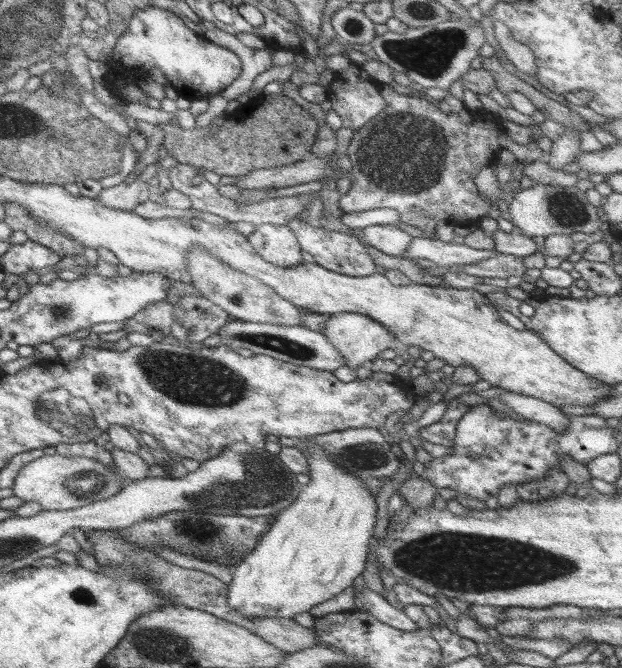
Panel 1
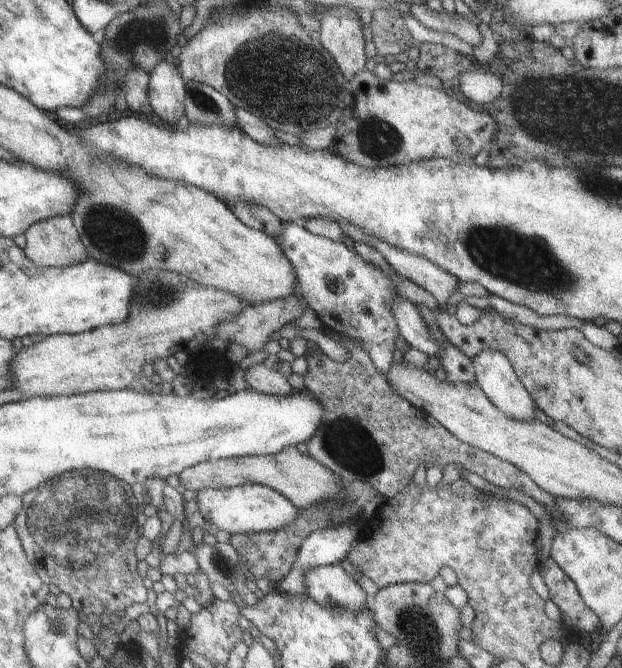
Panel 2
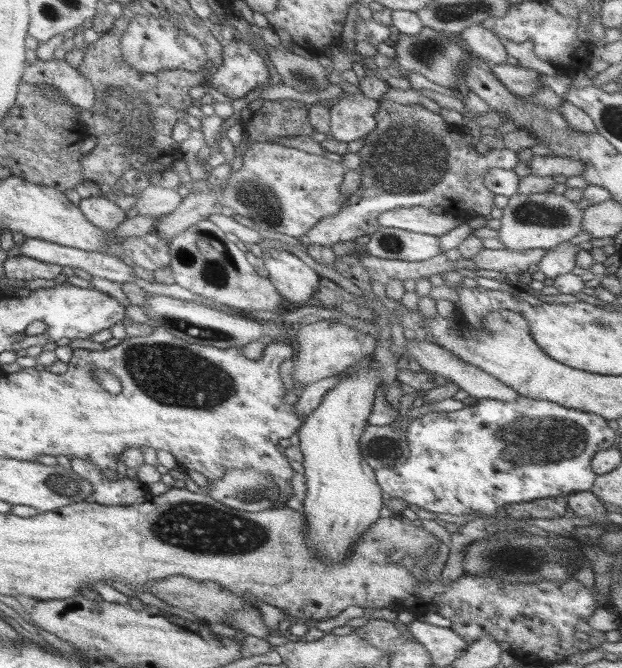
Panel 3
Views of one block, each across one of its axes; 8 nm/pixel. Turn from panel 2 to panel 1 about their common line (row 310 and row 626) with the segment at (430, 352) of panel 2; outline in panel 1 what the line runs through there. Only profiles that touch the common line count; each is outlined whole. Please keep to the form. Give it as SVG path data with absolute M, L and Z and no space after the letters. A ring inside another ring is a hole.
M363 588L361 593L356 594L354 589L354 610L361 610L369 613L373 618L383 622L391 628L411 632L418 626L401 610L395 610L381 595Z

